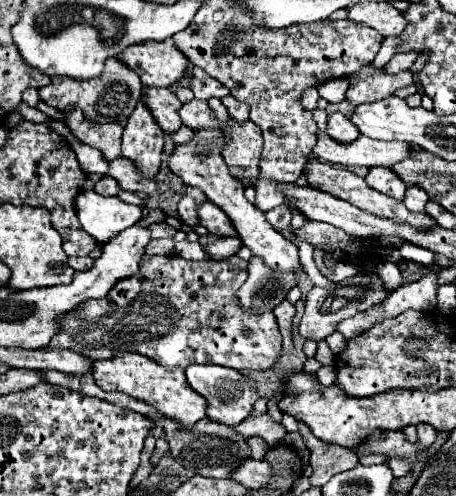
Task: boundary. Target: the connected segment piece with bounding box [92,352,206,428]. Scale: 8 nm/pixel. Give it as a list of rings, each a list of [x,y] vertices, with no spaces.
[[[122,352],[122,354],[114,354],[108,360],[96,360],[92,376],[102,390],[106,390],[106,392],[118,390],[118,392],[130,394],[138,400],[144,400],[144,402],[152,404],[156,410],[160,410],[162,414],[178,420],[186,428],[190,428],[198,420],[206,418],[206,400],[188,386],[182,368],[166,370],[164,366],[156,364],[154,360],[150,360],[142,354]]]

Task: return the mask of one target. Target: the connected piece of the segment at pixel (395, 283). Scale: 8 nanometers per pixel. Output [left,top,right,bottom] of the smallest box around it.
[376,261,402,290]

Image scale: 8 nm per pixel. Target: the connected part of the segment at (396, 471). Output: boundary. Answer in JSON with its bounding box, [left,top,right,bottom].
[388,458,408,478]

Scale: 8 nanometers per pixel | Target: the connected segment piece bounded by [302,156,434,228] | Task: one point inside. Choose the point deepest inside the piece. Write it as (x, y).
(346, 185)

